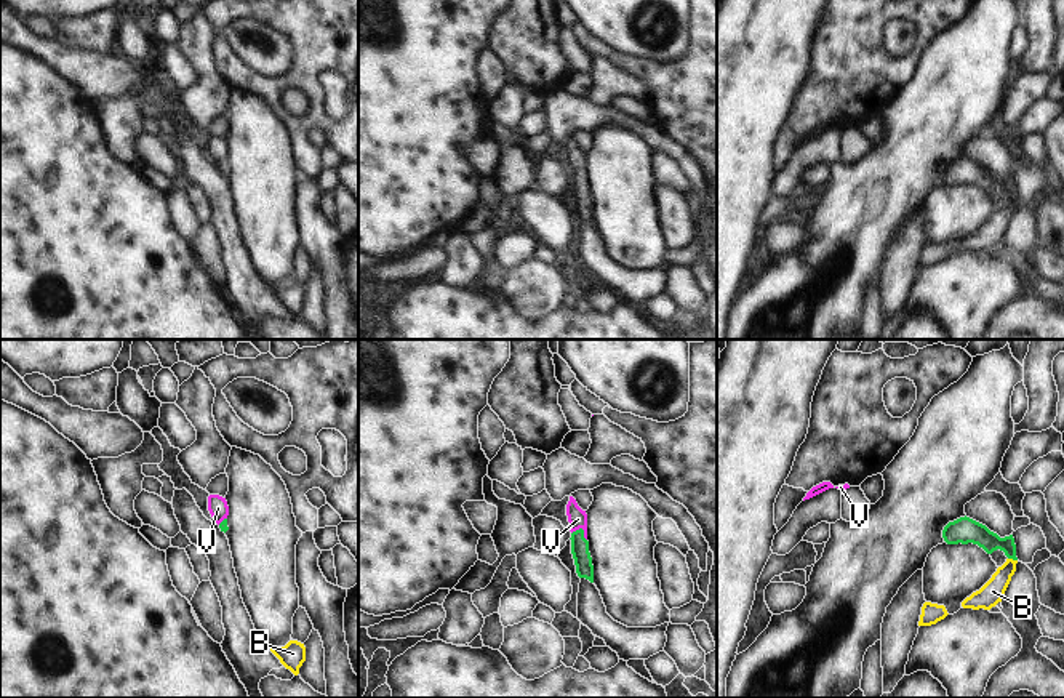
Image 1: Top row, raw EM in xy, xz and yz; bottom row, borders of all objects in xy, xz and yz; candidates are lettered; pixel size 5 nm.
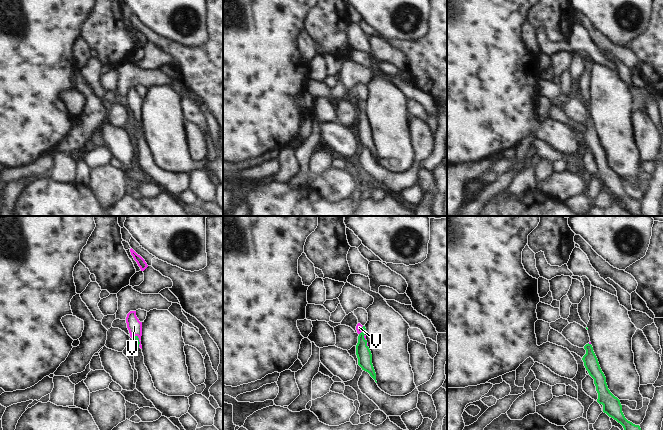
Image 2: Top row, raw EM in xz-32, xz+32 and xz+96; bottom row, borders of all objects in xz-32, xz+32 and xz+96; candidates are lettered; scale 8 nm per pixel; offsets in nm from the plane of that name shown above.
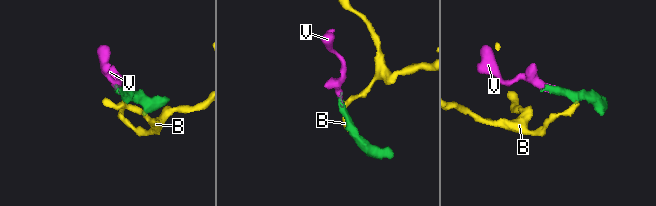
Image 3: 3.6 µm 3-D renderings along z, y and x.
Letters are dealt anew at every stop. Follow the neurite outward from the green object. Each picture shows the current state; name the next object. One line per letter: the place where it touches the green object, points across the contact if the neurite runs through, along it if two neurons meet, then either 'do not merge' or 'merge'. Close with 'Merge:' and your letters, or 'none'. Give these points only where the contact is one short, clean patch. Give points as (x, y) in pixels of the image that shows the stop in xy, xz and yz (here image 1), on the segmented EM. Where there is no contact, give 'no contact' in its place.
B: contact yz (1013, 559); border yz (1008, 557), (1016, 561); do not merge
V: contact xz (583, 530); way xz (580, 546), (583, 530), (578, 519); merge
Merge: V

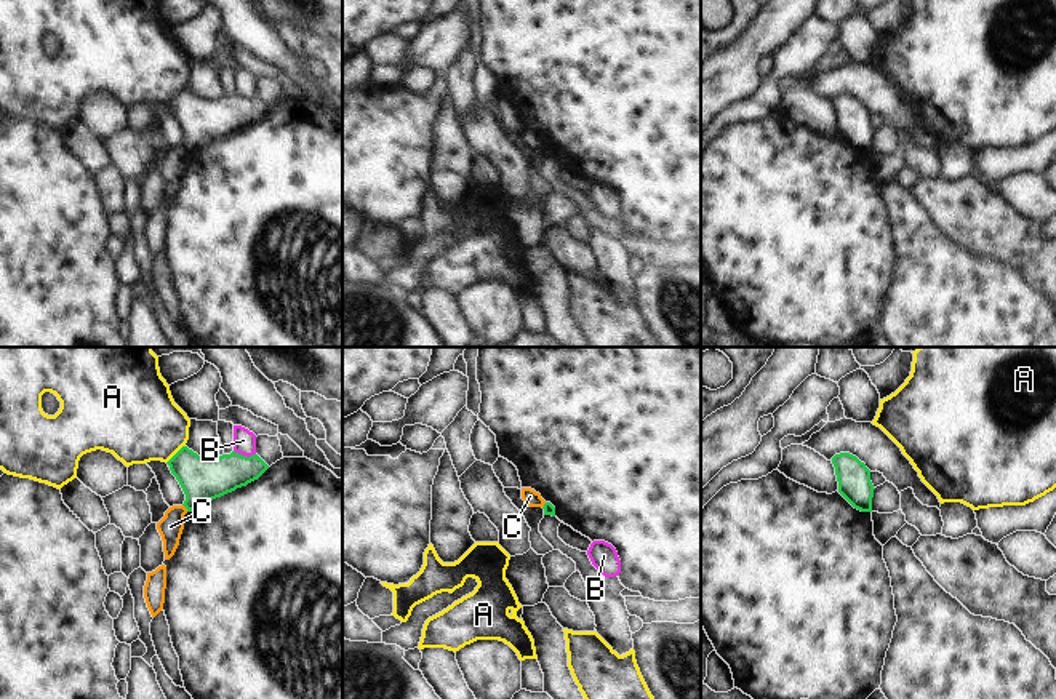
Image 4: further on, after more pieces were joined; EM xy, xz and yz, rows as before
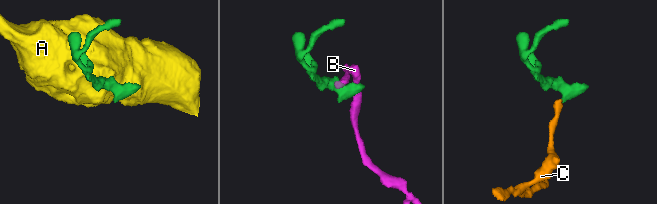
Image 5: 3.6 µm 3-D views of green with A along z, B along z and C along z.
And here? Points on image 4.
A: contact xy (175, 455); border xy (184, 445), (167, 463); do not merge
B: contact xy (245, 456); border xy (234, 450), (247, 456), (255, 455); do not merge
C: contact xy (184, 506); border xy (183, 504), (188, 511); do not merge
Merge: none

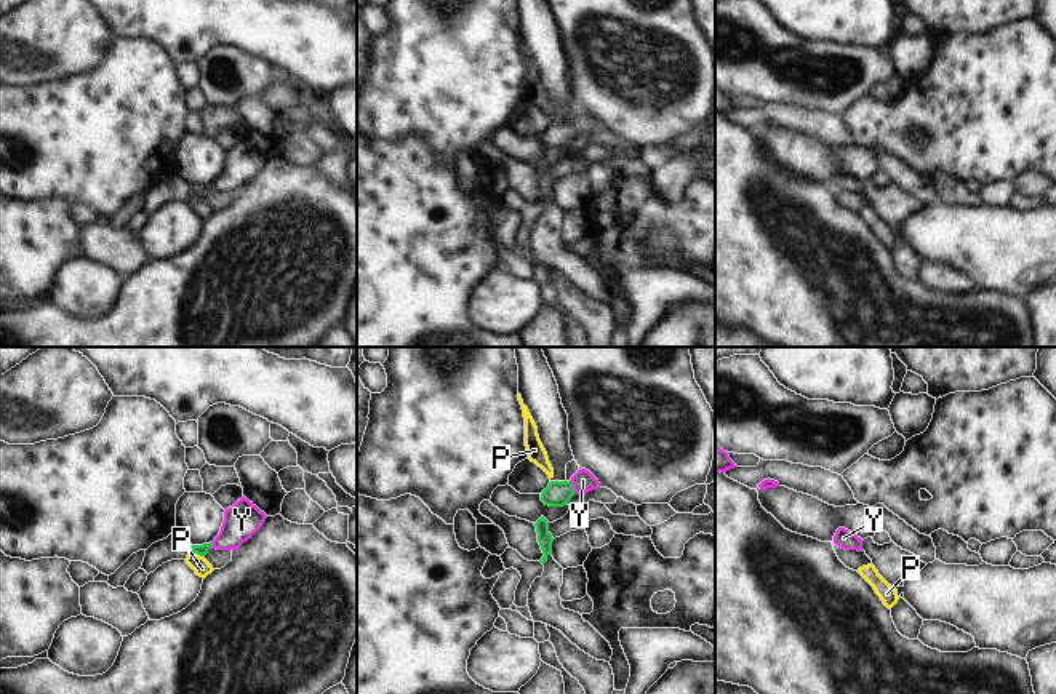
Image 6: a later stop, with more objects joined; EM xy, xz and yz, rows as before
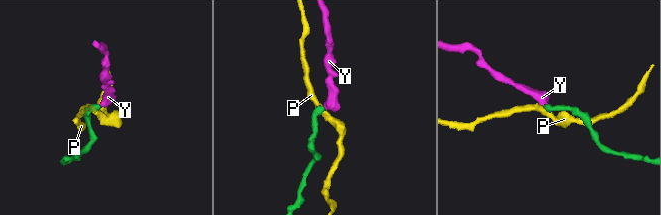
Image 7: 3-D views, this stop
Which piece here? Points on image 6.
P: contact xy (197, 554); border xy (191, 550), (204, 557); do not merge
Y: contact xz (572, 486); way xz (559, 493), (572, 486), (583, 480); merge
Merge: Y

